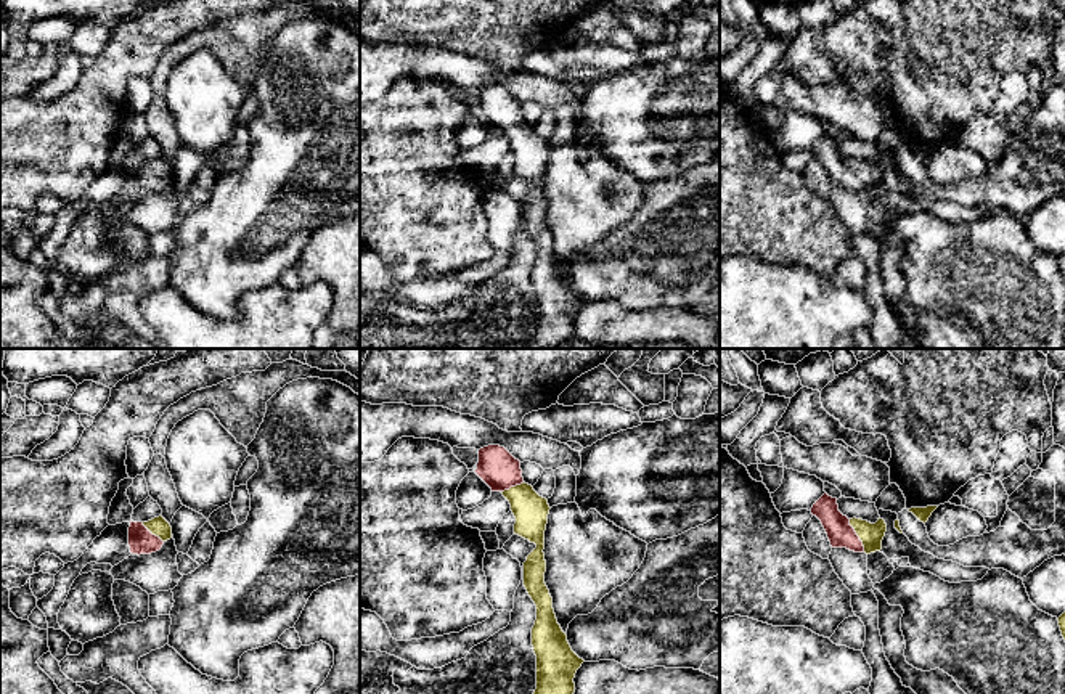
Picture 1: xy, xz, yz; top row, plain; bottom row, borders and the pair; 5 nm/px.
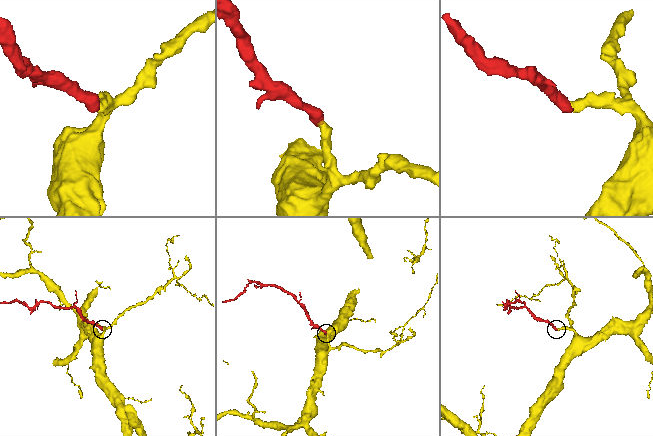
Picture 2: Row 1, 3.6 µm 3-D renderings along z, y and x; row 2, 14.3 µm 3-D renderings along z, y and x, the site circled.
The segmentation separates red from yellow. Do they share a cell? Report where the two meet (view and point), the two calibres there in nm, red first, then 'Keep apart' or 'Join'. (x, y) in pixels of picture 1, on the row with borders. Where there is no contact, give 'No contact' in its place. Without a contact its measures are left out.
Touches red at yz (856, 535). Thickness 140 nm (red) against 120 nm. Join

